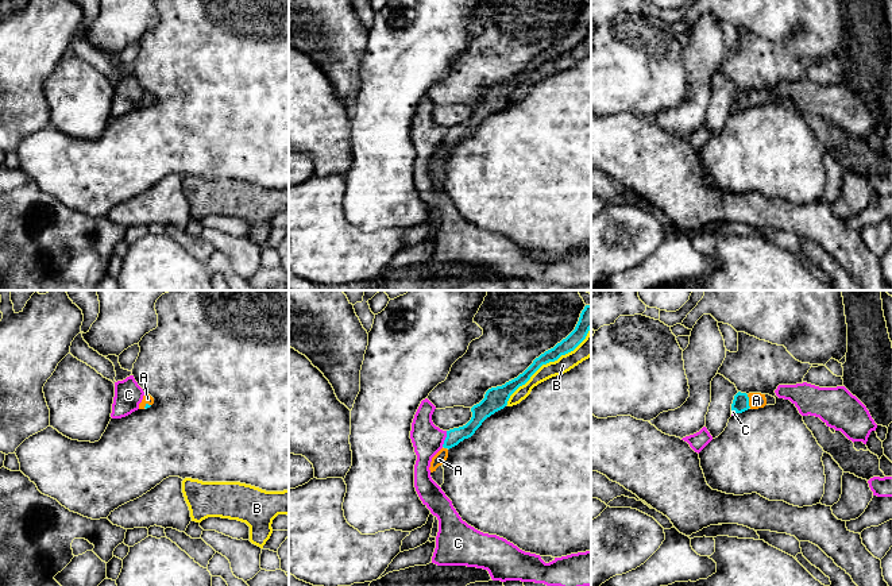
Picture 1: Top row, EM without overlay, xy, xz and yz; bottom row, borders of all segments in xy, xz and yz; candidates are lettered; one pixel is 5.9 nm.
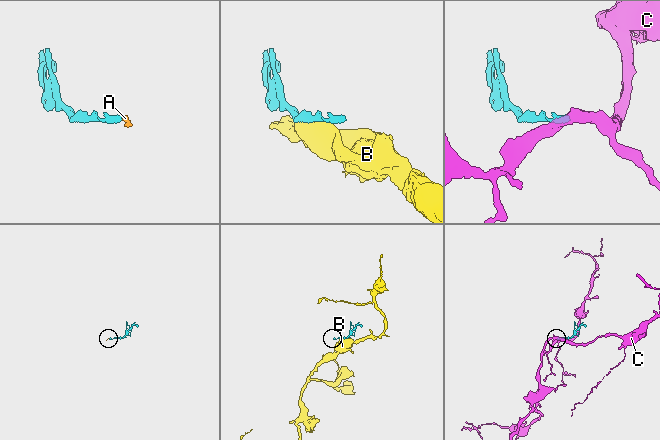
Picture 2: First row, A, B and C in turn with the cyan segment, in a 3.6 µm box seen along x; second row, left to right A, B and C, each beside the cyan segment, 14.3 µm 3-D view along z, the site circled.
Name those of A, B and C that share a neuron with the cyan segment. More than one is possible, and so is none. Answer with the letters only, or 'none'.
A

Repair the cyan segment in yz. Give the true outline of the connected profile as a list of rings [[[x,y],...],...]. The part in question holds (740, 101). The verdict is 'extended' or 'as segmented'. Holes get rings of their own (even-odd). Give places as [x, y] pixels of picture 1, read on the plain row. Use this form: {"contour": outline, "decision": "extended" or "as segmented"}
{"contour": [[[738,89],[734,93],[731,108],[735,111],[742,111],[745,108],[750,107],[758,107],[764,105],[765,103],[775,103],[776,96],[769,92],[761,92],[761,90],[741,90]]], "decision": "extended"}

